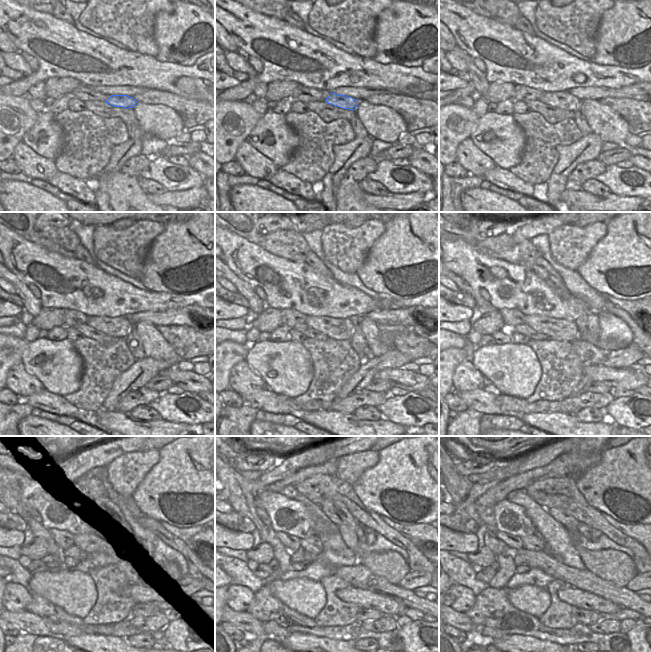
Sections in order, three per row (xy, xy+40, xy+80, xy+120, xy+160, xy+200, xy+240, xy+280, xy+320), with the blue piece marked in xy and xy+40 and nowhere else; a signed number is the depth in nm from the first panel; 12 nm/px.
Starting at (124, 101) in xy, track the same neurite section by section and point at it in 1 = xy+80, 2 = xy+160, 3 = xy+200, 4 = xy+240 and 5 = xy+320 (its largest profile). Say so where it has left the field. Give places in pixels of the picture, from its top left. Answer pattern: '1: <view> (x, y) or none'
1: xy+80 (562, 98)
2: xy+160 (346, 325)
3: xy+200 (539, 323)
4: xy+240 (89, 544)
5: xy+320 (532, 542)

